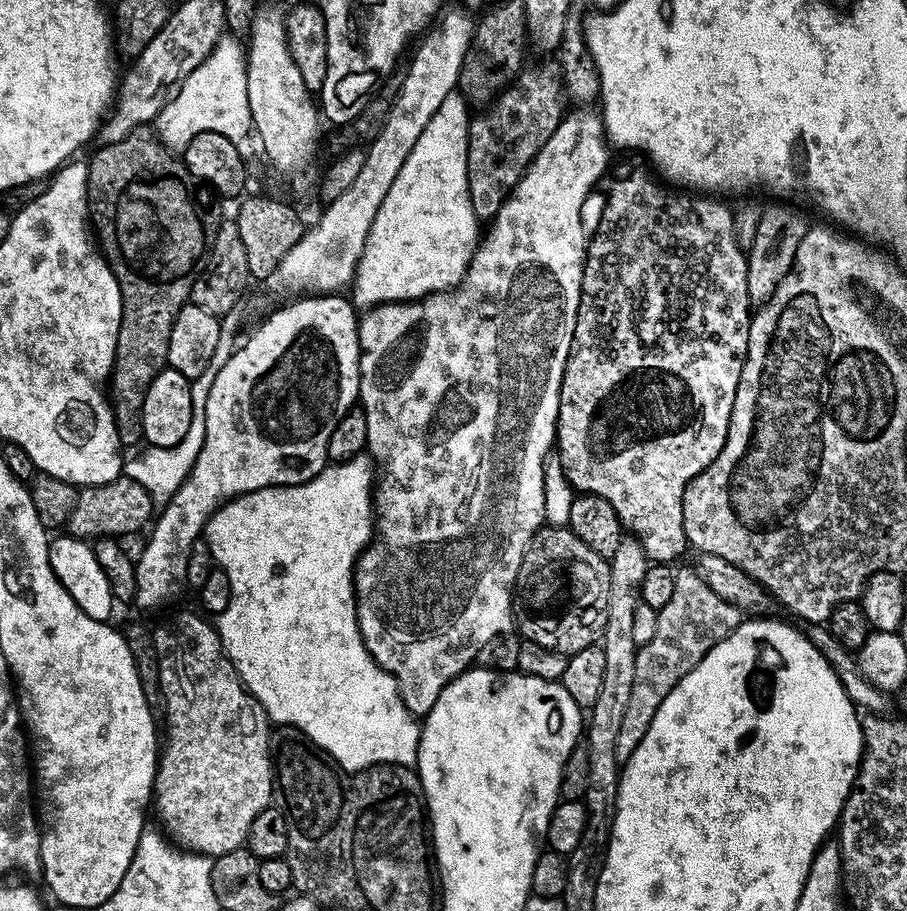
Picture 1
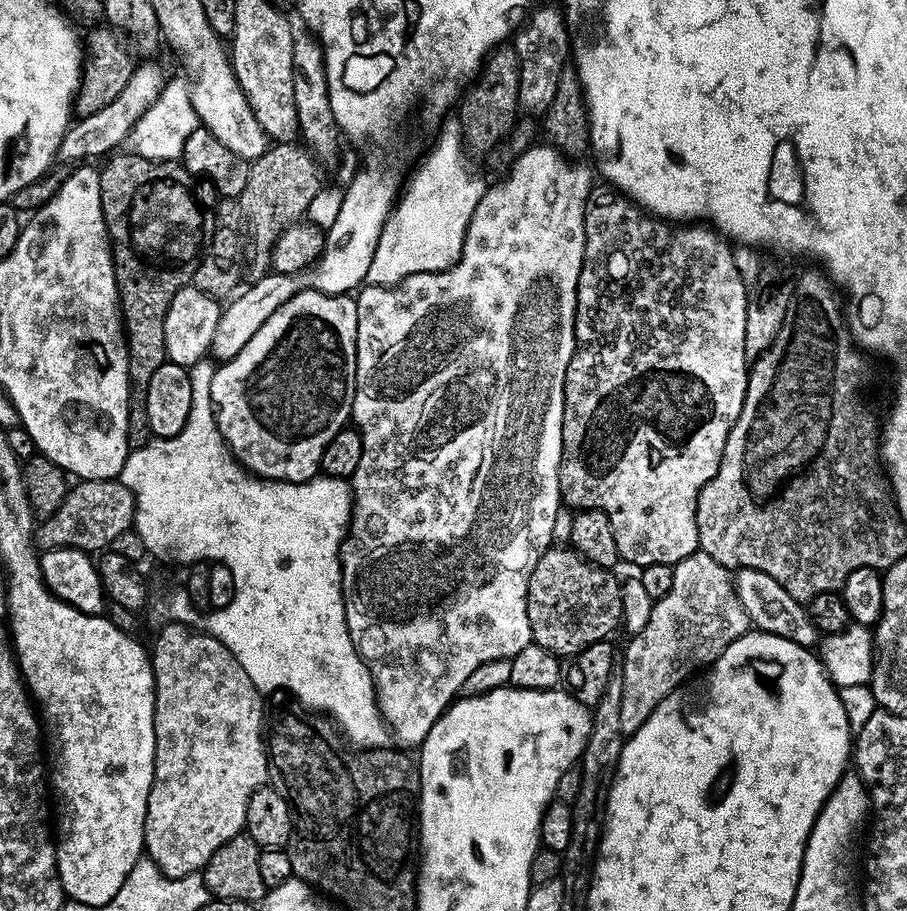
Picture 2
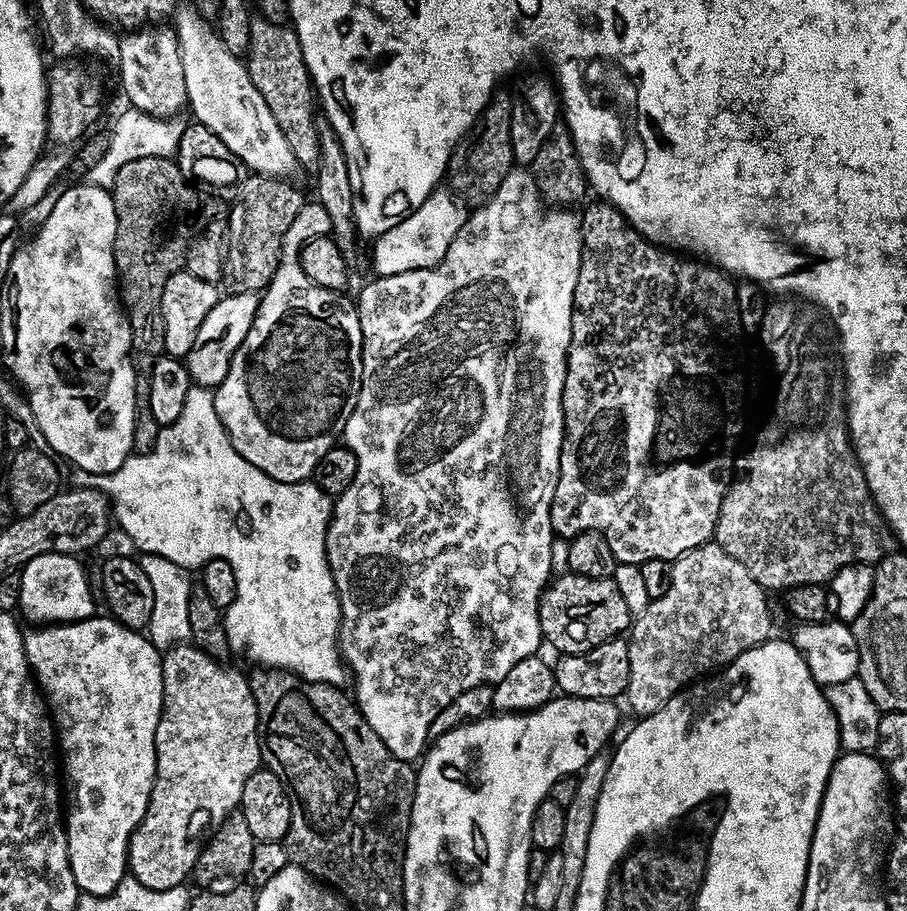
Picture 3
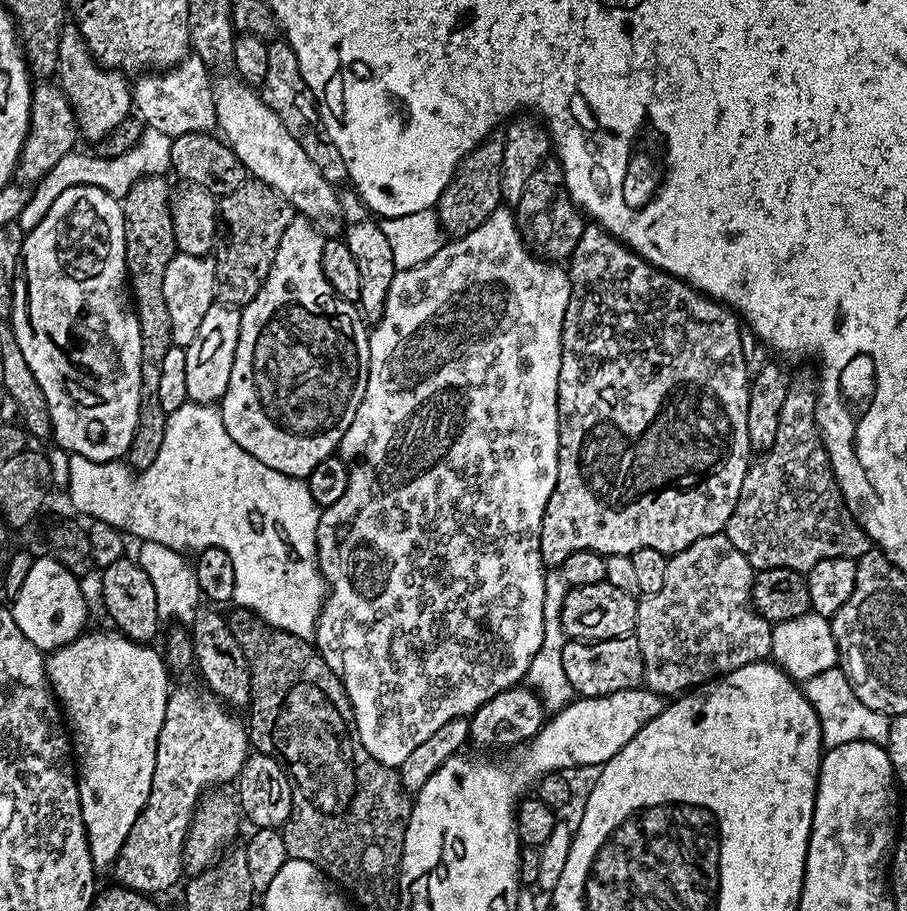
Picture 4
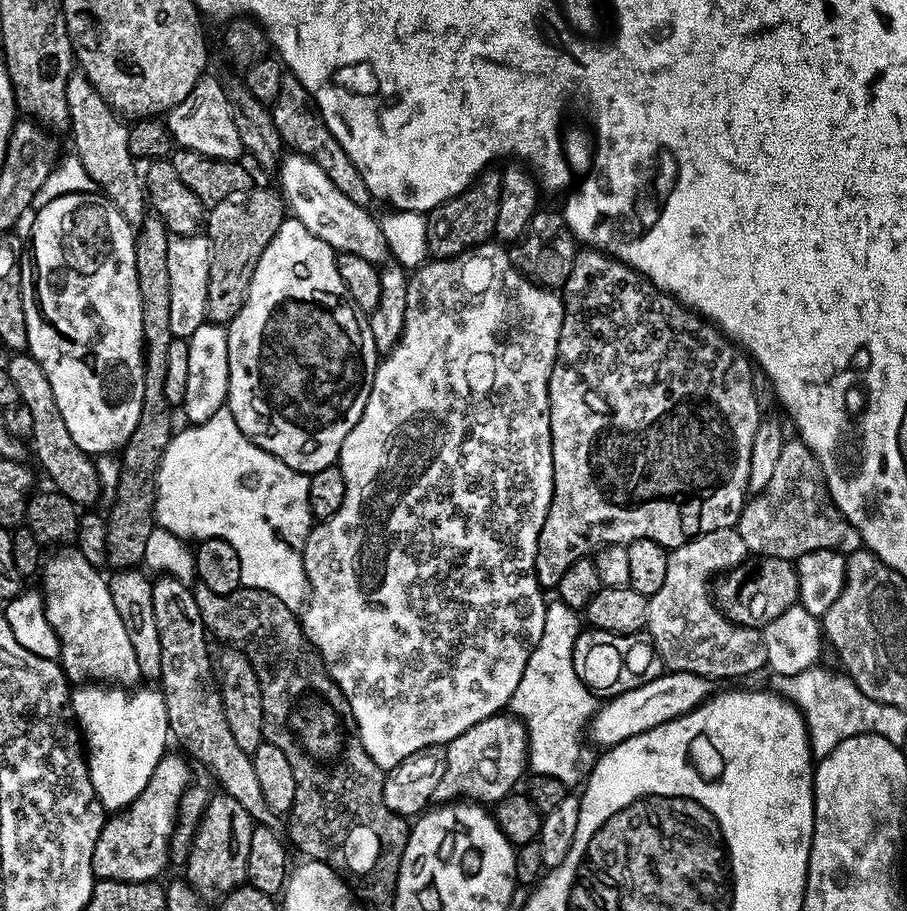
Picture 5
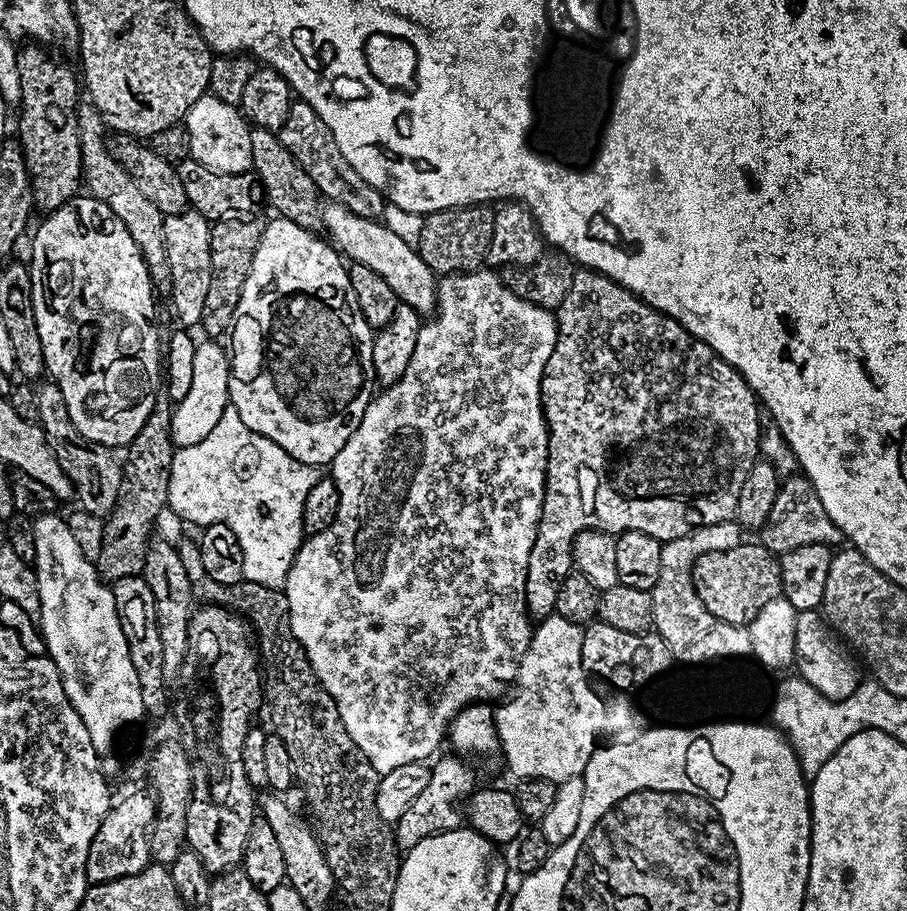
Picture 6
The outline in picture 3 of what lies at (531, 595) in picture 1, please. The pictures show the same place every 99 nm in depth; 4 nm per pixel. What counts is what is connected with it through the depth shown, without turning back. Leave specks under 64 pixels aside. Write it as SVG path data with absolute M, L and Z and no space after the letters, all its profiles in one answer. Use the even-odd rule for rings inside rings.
M567 571L563 575L557 575L544 589L544 595L540 597L540 634L543 643L547 647L549 644L550 647L557 648L557 653L565 656L573 656L607 640L617 639L621 634L629 631L633 619L621 591L612 578L606 580L586 578L576 572Z

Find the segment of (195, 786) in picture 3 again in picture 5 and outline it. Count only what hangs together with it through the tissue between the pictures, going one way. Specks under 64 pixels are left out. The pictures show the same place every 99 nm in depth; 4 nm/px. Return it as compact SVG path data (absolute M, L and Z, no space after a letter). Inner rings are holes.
M166 754L162 757L158 766L154 766L154 774L150 774L150 782L146 782L146 790L142 790L127 808L105 819L92 859L92 874L96 880L124 880L127 884L137 884L161 879L159 876L164 868L169 867L168 843L176 825L178 802L190 779L189 761L180 756Z

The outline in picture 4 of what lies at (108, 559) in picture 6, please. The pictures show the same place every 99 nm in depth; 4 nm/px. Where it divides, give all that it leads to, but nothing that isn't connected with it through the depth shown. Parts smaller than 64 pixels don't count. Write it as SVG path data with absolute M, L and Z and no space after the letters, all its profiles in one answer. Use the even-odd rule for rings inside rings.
M163 175L143 176L134 182L122 199L124 210L124 229L126 230L126 273L134 293L134 307L140 318L142 334L142 366L140 367L140 405L138 422L134 438L126 453L126 460L133 469L139 470L150 466L162 450L162 438L166 438L168 413L162 410L158 402L158 377L161 376L162 358L166 350L174 345L170 330L170 310L166 310L166 298L162 294L162 282L166 266L170 266L176 255L174 242L174 222L172 221L172 194L170 184Z

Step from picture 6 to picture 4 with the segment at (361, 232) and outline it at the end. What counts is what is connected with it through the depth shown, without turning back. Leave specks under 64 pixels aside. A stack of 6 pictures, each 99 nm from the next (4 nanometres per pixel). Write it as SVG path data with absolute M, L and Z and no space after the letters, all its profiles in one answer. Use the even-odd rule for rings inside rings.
M232 74L221 76L224 77L215 81L212 89L212 101L216 107L216 128L228 147L234 150L236 157L255 179L270 185L287 198L293 209L301 217L311 220L321 233L339 233L342 220L337 189L322 178L318 166L306 158L306 150L294 142L290 130L286 130L278 114L266 106L263 95L254 90L253 85L245 84Z

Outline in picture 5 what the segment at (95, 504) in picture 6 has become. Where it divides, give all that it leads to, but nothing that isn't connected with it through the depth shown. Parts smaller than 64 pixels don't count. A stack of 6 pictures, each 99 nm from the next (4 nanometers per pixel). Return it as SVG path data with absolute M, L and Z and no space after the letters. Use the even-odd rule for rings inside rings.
M12 354L7 357L6 367L10 378L14 381L11 391L18 394L19 403L30 409L34 417L34 430L30 437L30 452L36 455L44 472L53 480L55 491L65 495L77 506L92 506L102 495L96 466L93 457L82 451L70 438L70 430L66 430L66 422L62 422L62 414L58 414L58 406L54 402L54 390L50 390L50 378L46 378L46 370L38 366L38 362L30 354ZM32 444L32 448L31 448Z

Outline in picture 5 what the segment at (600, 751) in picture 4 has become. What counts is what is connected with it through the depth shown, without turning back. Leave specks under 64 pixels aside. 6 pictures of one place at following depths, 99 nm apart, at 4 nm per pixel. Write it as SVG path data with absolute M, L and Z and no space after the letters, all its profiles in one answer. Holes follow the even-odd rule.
M665 671L634 690L626 690L622 694L605 699L597 707L590 721L592 740L596 744L604 744L600 746L611 746L626 738L634 738L654 726L677 720L687 712L692 712L713 695L713 692L713 685L706 676Z

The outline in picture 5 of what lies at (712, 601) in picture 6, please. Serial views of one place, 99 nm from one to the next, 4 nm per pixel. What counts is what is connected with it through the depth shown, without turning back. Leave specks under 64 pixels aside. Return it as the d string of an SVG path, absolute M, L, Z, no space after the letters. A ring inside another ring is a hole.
M756 556L723 573L715 581L711 594L717 609L727 620L744 628L763 629L764 625L774 622L778 614L786 614L786 610L797 607L800 595L795 563L773 556Z

